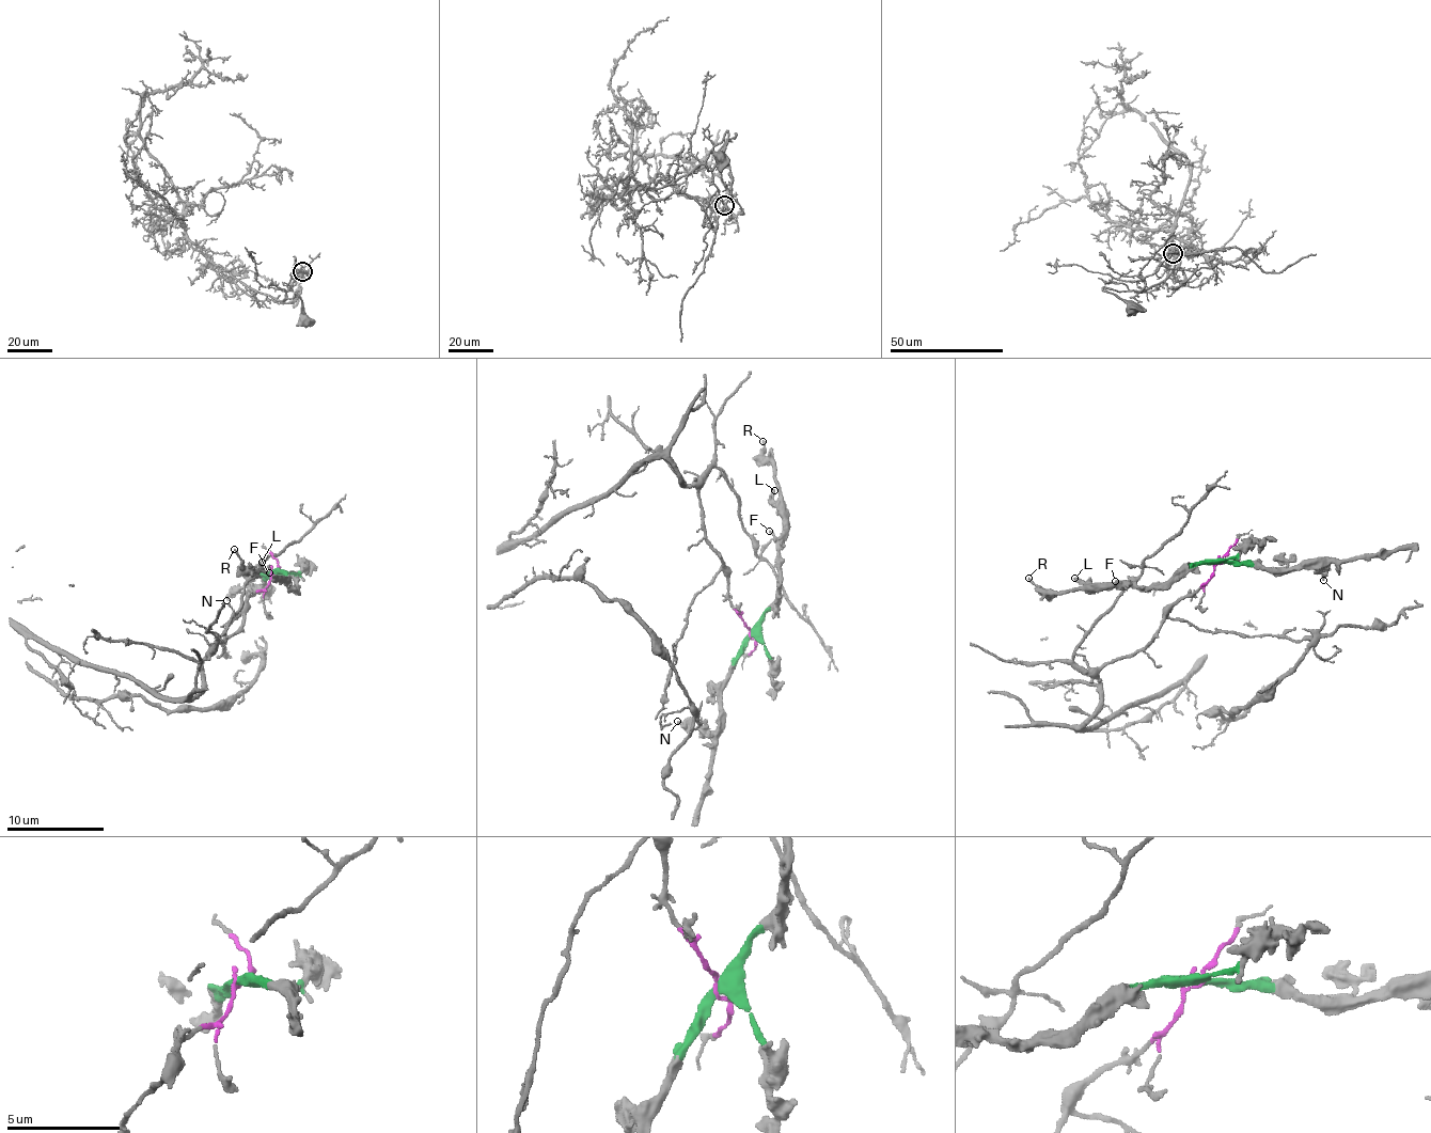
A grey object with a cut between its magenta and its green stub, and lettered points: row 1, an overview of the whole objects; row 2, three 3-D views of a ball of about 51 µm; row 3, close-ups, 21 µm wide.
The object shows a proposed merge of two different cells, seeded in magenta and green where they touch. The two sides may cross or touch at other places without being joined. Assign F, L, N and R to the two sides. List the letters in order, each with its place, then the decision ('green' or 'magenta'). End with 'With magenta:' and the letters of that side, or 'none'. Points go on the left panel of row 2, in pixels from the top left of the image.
F: at (269, 572); green
L: at (262, 562); green
N: at (226, 600); green
R: at (234, 549); green
With magenta: none

